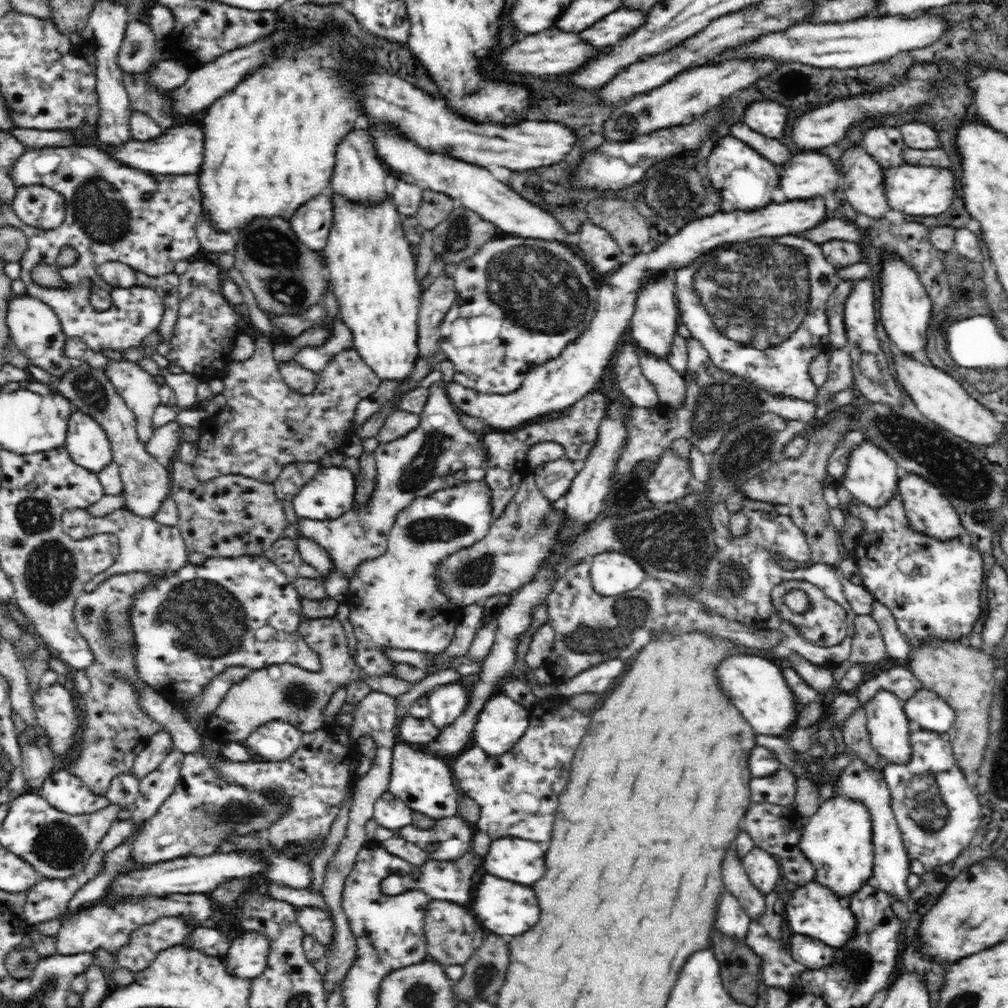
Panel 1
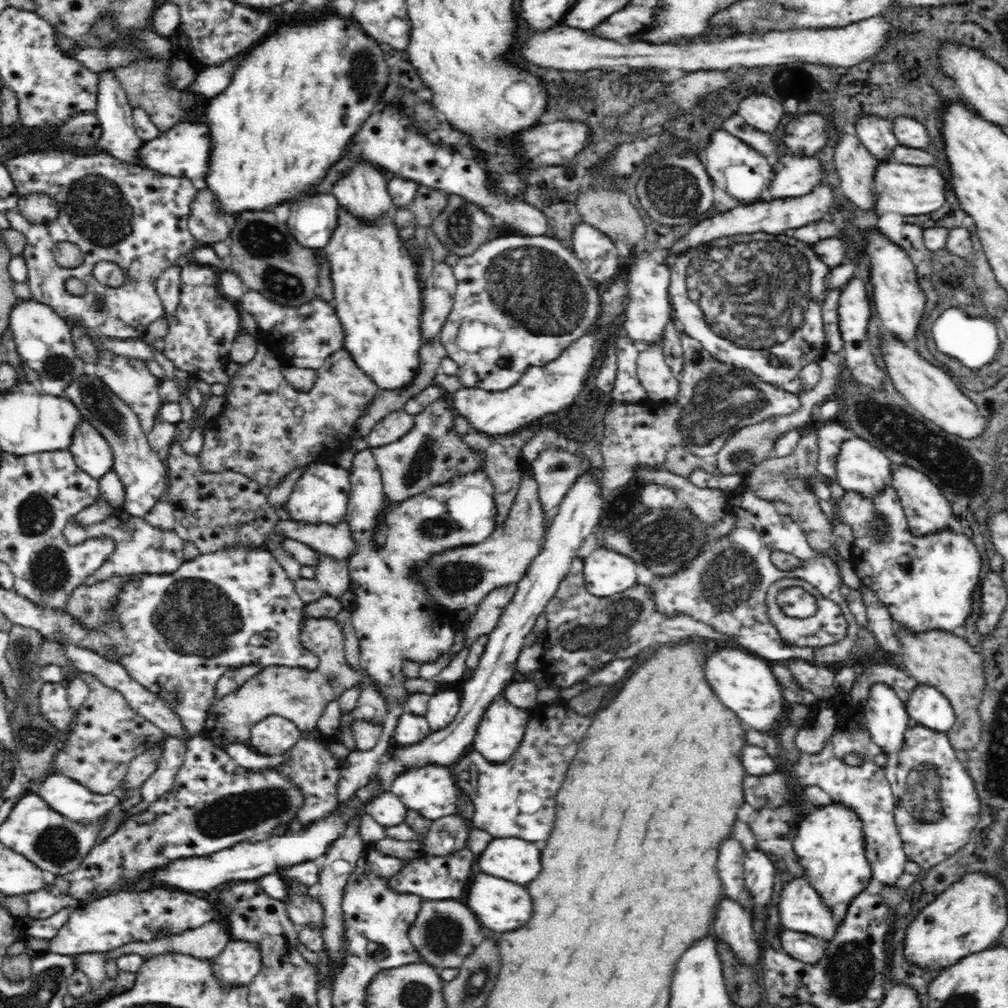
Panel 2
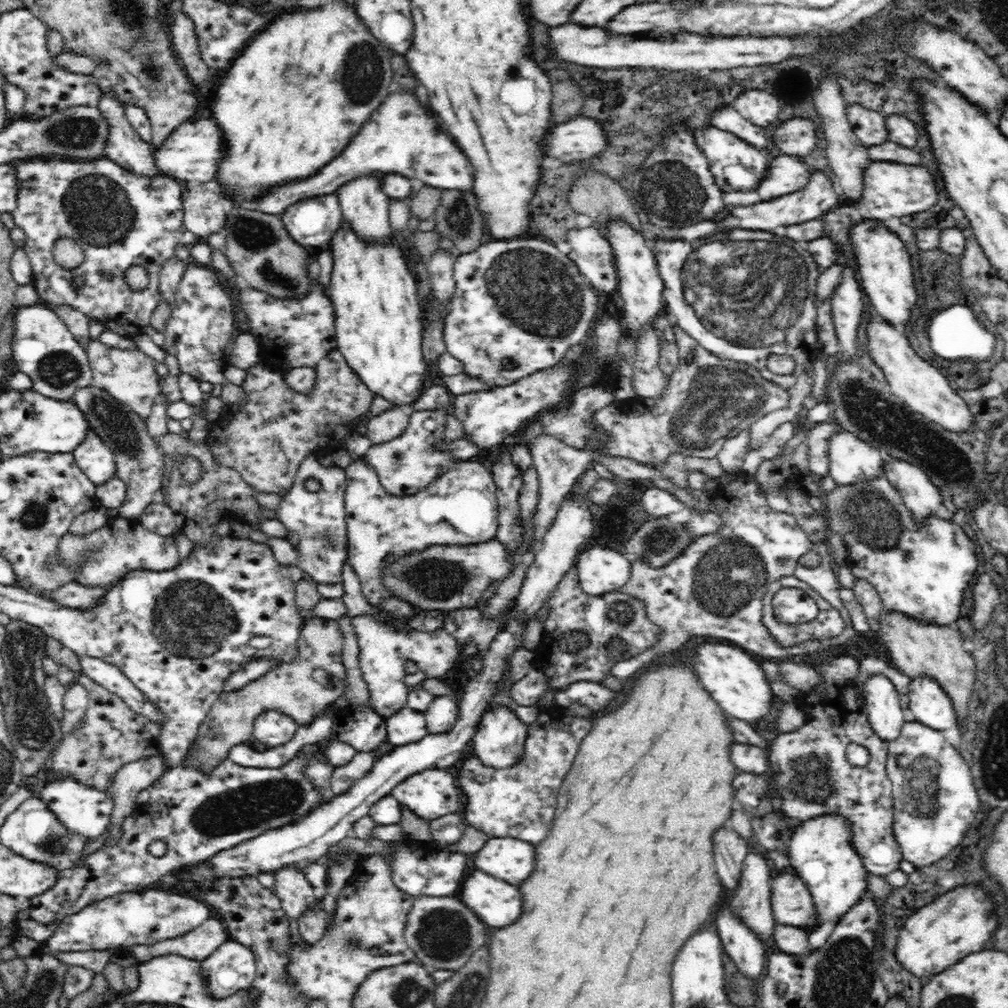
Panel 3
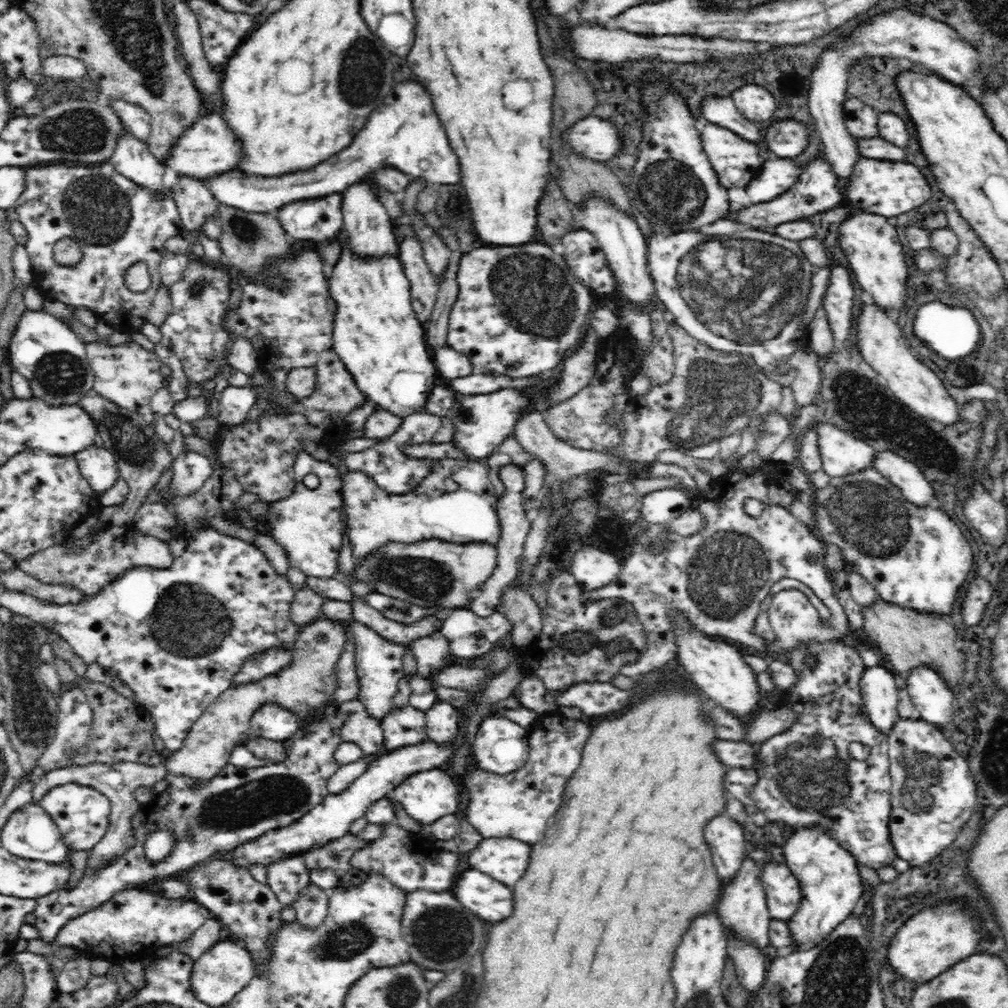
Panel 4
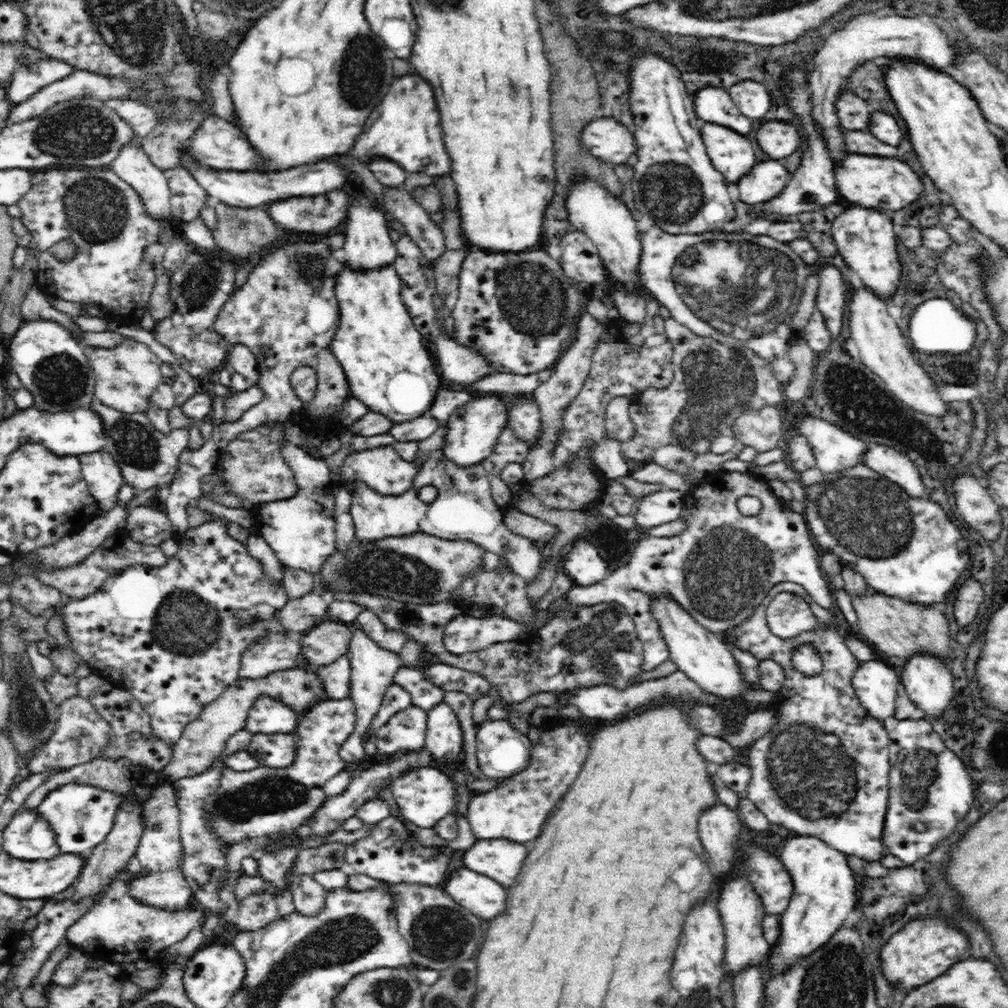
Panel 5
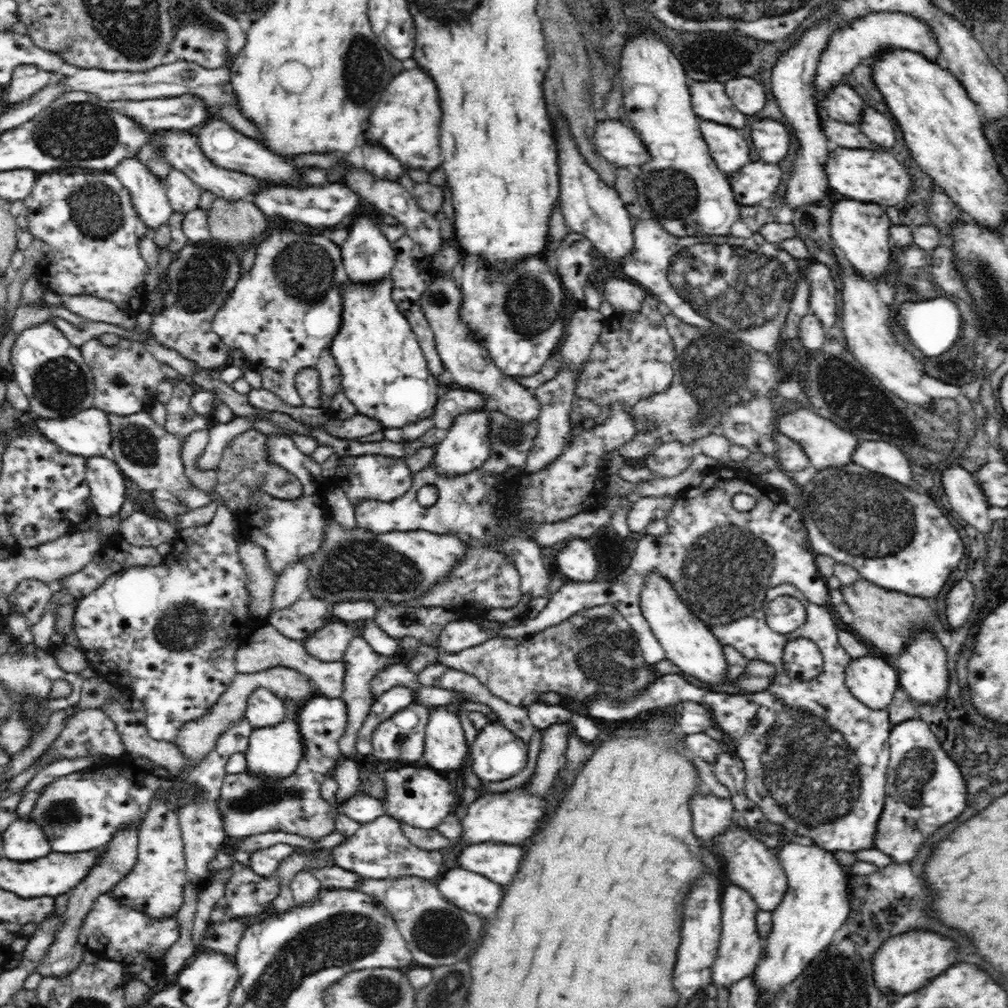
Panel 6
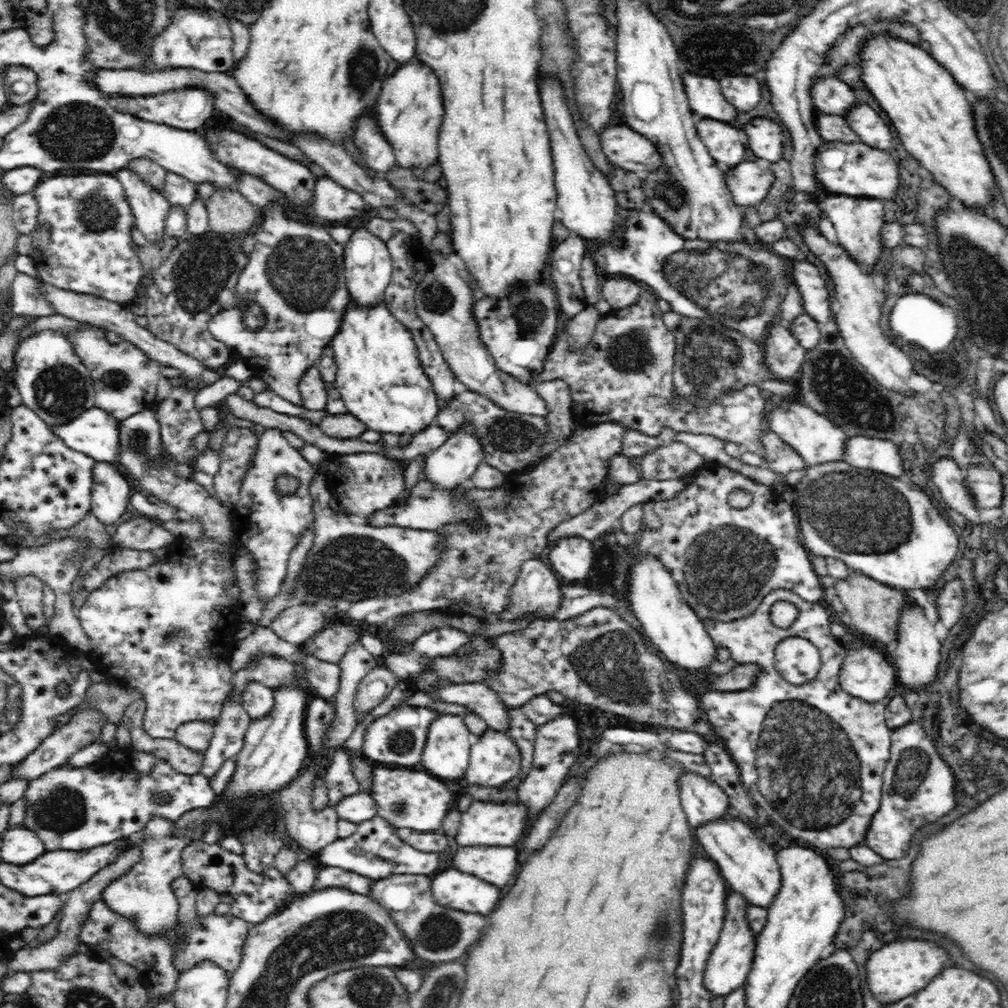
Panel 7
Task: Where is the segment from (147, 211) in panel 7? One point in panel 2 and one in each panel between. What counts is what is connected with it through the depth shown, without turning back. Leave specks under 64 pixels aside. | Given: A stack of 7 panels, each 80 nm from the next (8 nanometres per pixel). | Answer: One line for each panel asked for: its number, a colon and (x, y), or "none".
2: (119, 139)
3: (125, 147)
4: (132, 159)
5: (132, 165)
6: (147, 193)

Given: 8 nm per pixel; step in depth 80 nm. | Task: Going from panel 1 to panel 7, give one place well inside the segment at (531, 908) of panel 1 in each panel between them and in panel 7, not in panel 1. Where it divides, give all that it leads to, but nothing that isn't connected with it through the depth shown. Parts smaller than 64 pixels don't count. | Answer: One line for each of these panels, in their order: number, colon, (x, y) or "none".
2: (501, 905)
3: (497, 903)
4: (491, 900)
5: (479, 894)
6: (473, 893)
7: (453, 889)

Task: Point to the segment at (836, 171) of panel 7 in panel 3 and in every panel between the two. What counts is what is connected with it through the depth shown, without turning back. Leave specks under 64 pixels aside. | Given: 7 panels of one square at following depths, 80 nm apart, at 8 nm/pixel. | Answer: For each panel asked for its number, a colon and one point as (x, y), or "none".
3: (889, 189)
4: (888, 188)
5: (887, 184)
6: (874, 176)

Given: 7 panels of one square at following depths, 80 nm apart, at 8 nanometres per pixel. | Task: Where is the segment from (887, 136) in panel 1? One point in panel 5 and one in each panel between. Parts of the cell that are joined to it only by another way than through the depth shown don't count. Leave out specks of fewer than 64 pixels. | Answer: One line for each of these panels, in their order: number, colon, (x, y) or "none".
2: (876, 133)
3: (869, 126)
4: (860, 119)
5: (853, 112)

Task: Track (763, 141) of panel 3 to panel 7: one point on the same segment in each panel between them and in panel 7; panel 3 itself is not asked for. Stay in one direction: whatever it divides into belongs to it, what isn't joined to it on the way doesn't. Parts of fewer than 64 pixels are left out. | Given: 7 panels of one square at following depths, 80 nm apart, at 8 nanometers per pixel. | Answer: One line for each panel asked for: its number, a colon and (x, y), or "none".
4: (719, 111)
5: (714, 105)
6: (709, 101)
7: (704, 94)

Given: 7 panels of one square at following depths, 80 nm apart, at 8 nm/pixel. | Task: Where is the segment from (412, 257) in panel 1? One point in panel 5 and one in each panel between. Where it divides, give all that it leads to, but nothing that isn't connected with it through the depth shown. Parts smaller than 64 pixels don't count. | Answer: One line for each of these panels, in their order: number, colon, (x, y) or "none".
2: (379, 297)
3: (379, 323)
4: (376, 334)
5: (389, 369)

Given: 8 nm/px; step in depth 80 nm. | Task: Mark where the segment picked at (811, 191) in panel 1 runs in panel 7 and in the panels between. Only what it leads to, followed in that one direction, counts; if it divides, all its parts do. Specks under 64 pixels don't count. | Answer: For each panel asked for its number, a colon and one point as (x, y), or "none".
2: (795, 175)
3: (787, 174)
4: (776, 178)
5: (767, 179)
6: (758, 181)
7: (749, 184)

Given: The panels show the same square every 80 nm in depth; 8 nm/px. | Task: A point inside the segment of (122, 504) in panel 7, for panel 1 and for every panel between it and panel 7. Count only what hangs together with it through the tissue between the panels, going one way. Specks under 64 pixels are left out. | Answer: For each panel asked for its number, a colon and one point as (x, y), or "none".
1: (88, 445)
2: (90, 450)
3: (94, 457)
4: (98, 466)
5: (101, 472)
6: (108, 488)

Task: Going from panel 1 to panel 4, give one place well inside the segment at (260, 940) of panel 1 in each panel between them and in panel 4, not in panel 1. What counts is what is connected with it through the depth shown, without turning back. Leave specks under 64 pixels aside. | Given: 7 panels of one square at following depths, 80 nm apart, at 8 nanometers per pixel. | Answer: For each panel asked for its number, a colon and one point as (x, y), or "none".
2: (240, 962)
3: (231, 967)
4: (218, 974)

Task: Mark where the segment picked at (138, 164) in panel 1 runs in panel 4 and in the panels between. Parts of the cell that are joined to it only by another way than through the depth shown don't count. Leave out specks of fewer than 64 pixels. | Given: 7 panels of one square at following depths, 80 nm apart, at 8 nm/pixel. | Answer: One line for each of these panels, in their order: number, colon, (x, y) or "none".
2: (183, 151)
3: (193, 152)
4: (208, 148)

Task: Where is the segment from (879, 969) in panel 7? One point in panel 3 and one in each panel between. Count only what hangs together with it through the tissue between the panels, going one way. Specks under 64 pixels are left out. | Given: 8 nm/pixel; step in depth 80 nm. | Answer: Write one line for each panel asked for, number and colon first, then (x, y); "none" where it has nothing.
3: (960, 922)
4: (928, 943)
5: (923, 949)
6: (903, 964)

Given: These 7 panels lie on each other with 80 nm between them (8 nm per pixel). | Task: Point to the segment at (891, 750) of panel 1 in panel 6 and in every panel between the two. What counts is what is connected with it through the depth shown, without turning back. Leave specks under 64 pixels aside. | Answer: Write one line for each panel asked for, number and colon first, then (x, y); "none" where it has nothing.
2: (885, 715)
3: (884, 712)
4: (878, 688)
5: (876, 684)
6: (872, 680)

